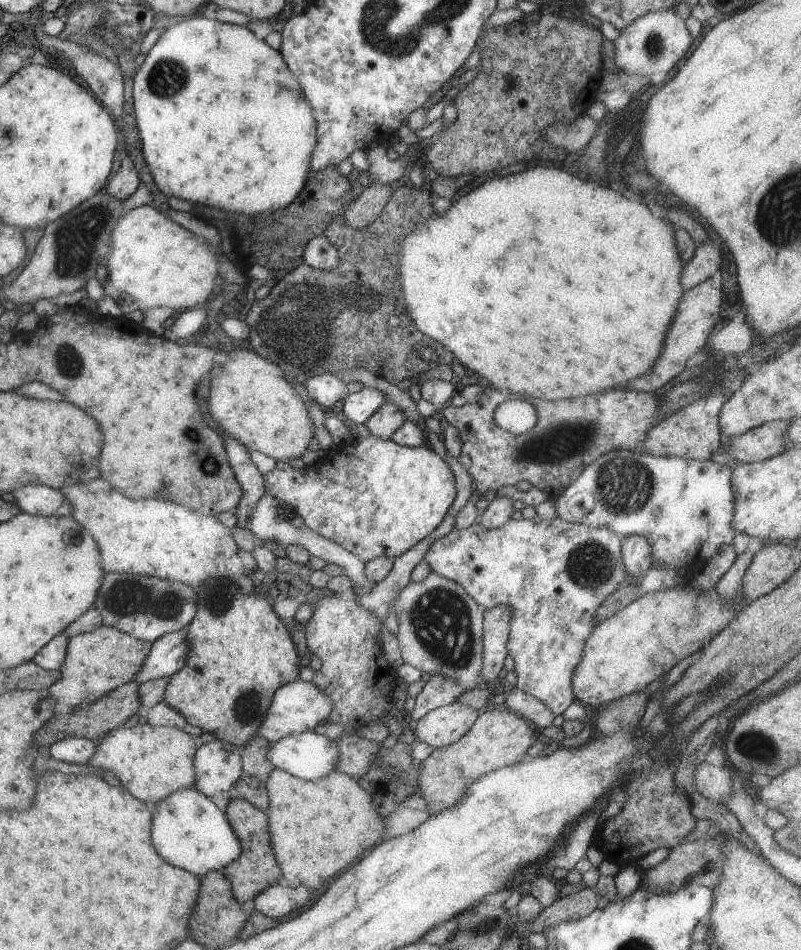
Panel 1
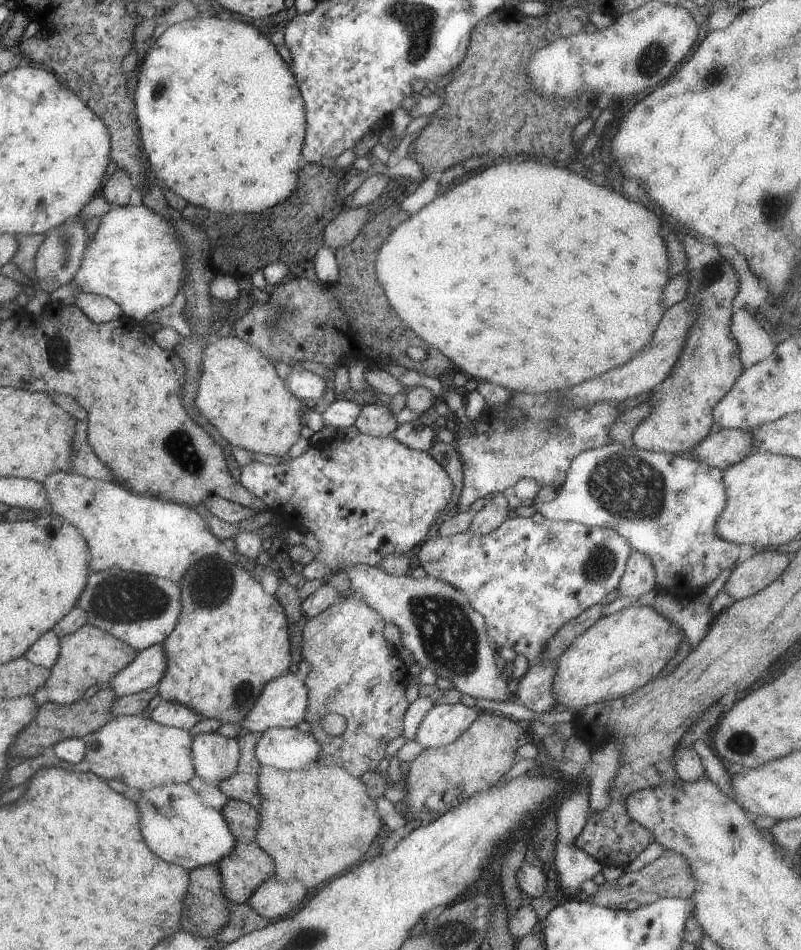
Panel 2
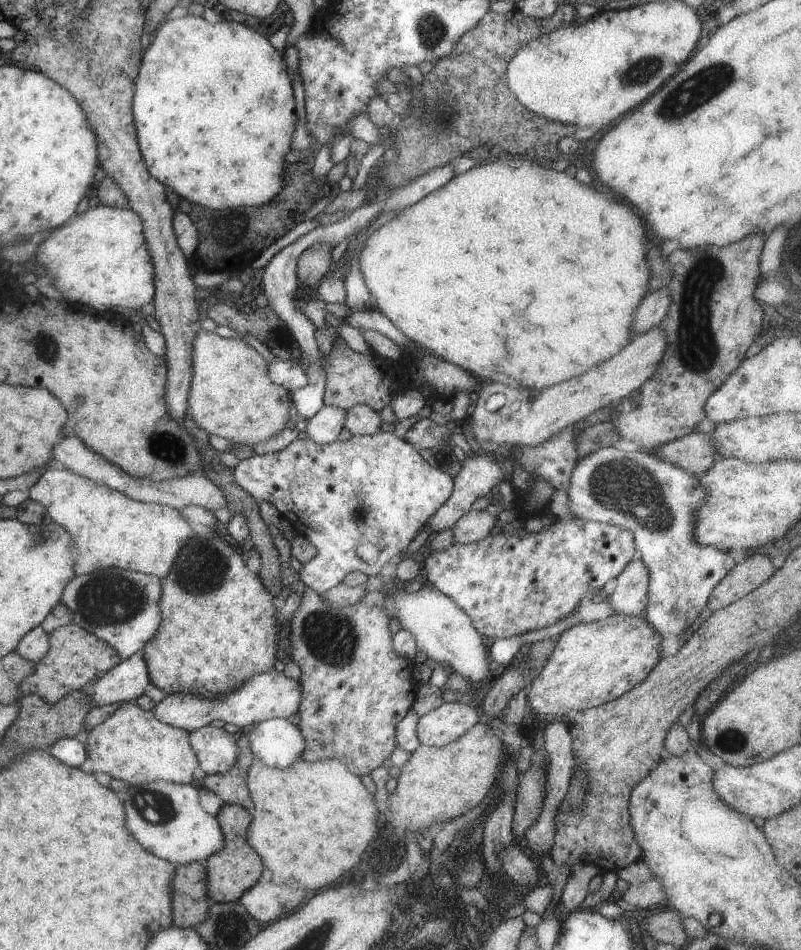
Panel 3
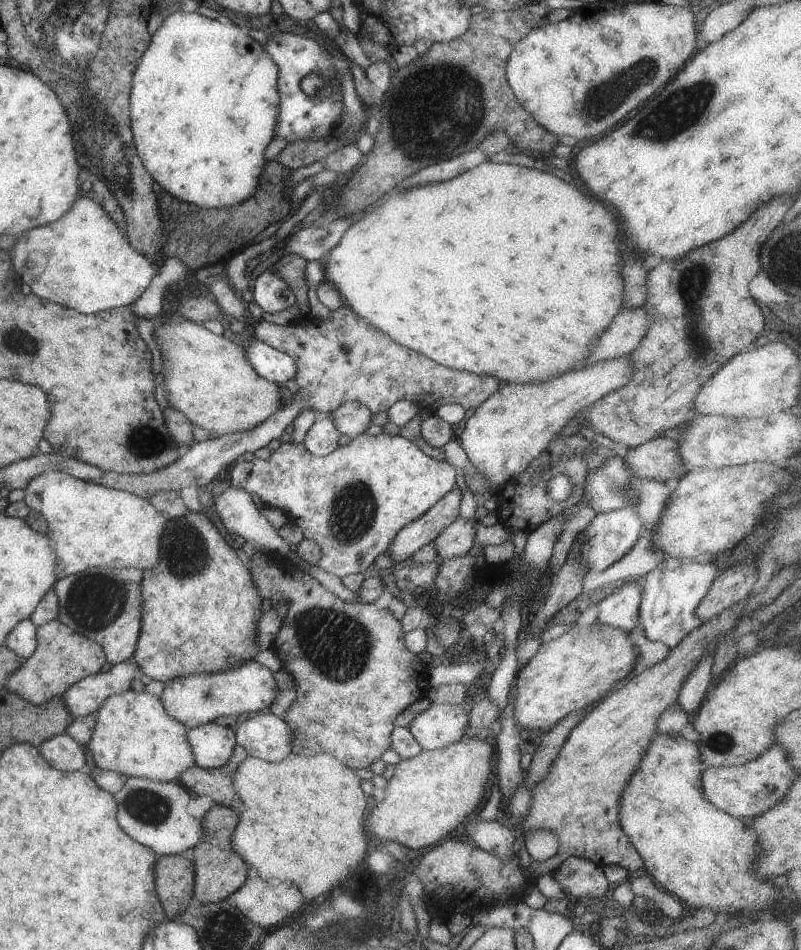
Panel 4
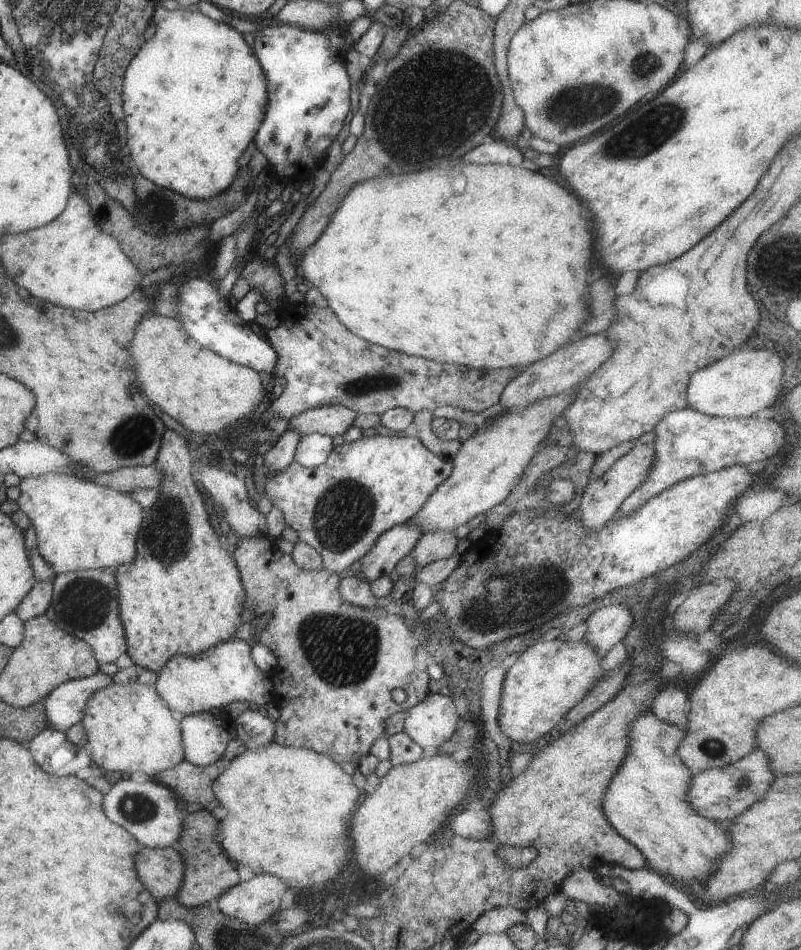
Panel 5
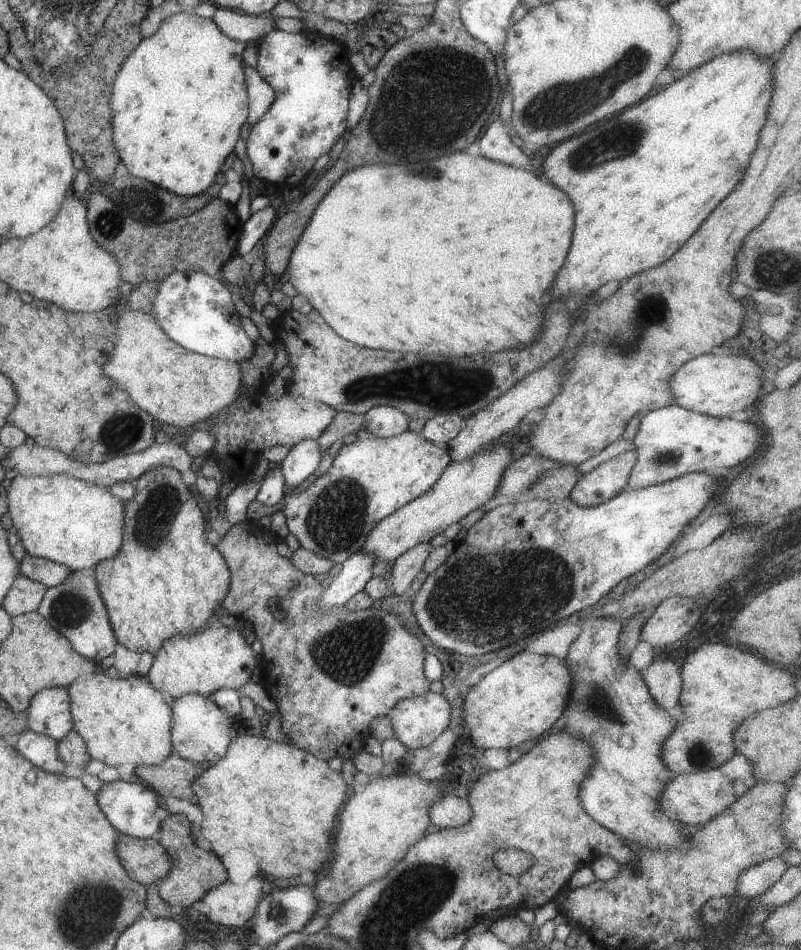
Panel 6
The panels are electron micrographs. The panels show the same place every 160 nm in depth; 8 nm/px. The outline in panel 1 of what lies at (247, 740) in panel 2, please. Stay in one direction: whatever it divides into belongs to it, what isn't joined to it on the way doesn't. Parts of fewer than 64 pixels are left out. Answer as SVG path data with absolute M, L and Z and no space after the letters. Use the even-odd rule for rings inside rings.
M255 734L240 749L242 767L239 778L233 784L243 799L264 812L268 808L266 780L269 773L274 769L274 766L266 759L270 744L268 740Z

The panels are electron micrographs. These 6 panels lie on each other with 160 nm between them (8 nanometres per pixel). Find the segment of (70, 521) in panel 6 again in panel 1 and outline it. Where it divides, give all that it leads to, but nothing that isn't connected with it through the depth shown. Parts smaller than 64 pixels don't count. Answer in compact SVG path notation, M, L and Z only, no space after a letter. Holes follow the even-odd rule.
M91 479L86 483L63 485L59 489L71 503L73 520L76 520L97 542L100 550L99 564L104 572L129 573L167 579L199 587L206 580L227 577L225 560L237 552L237 545L230 529L216 517L201 515L188 507L176 505L165 499L130 499L123 496L103 479Z

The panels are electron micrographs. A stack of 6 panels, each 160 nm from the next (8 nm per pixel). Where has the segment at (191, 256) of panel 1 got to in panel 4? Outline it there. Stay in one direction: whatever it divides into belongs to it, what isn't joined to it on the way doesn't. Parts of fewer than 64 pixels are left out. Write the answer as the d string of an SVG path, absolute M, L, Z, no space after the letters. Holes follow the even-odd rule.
M83 193L73 200L71 207L58 220L21 232L7 252L20 283L28 285L33 295L73 308L76 312L90 314L131 305L143 294L163 266L161 260L151 262L143 254L138 254L129 245L123 229L116 227L115 222L103 212L103 208L90 195Z

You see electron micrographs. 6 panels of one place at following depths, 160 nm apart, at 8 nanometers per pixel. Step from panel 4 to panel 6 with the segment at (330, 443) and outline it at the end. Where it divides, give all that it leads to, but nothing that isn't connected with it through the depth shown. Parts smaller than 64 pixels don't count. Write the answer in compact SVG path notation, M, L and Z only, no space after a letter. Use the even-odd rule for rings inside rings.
M303 439L295 443L280 461L284 478L284 492L297 487L309 474L313 473L321 458L316 439Z

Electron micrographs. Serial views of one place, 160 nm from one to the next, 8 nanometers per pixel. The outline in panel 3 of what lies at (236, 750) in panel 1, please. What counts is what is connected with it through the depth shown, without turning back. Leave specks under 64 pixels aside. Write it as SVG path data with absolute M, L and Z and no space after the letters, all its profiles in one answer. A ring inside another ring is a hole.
M205 725L188 733L188 741L206 775L227 772L239 753L237 736L224 729Z

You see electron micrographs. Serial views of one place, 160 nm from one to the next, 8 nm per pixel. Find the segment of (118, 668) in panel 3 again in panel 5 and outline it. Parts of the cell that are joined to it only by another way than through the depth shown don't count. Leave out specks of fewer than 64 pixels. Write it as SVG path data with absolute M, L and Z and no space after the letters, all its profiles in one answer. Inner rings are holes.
M100 671L95 674L67 680L58 684L41 701L48 728L65 732L72 724L83 718L84 706L96 690L111 683L111 677Z

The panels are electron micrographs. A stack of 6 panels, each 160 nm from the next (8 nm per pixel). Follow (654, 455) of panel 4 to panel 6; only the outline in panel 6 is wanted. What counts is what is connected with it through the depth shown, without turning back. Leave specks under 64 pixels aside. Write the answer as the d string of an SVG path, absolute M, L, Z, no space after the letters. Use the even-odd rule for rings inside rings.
M625 451L583 473L568 496L580 507L594 507L618 495L626 486L635 451Z

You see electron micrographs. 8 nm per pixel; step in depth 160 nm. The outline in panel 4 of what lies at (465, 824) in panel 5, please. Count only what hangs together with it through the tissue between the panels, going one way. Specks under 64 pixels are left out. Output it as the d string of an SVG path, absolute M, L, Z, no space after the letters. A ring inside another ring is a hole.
M476 817L468 822L467 831L475 846L486 853L504 861L516 856L517 840L514 838L513 830L507 820L496 819L494 822L479 822Z

